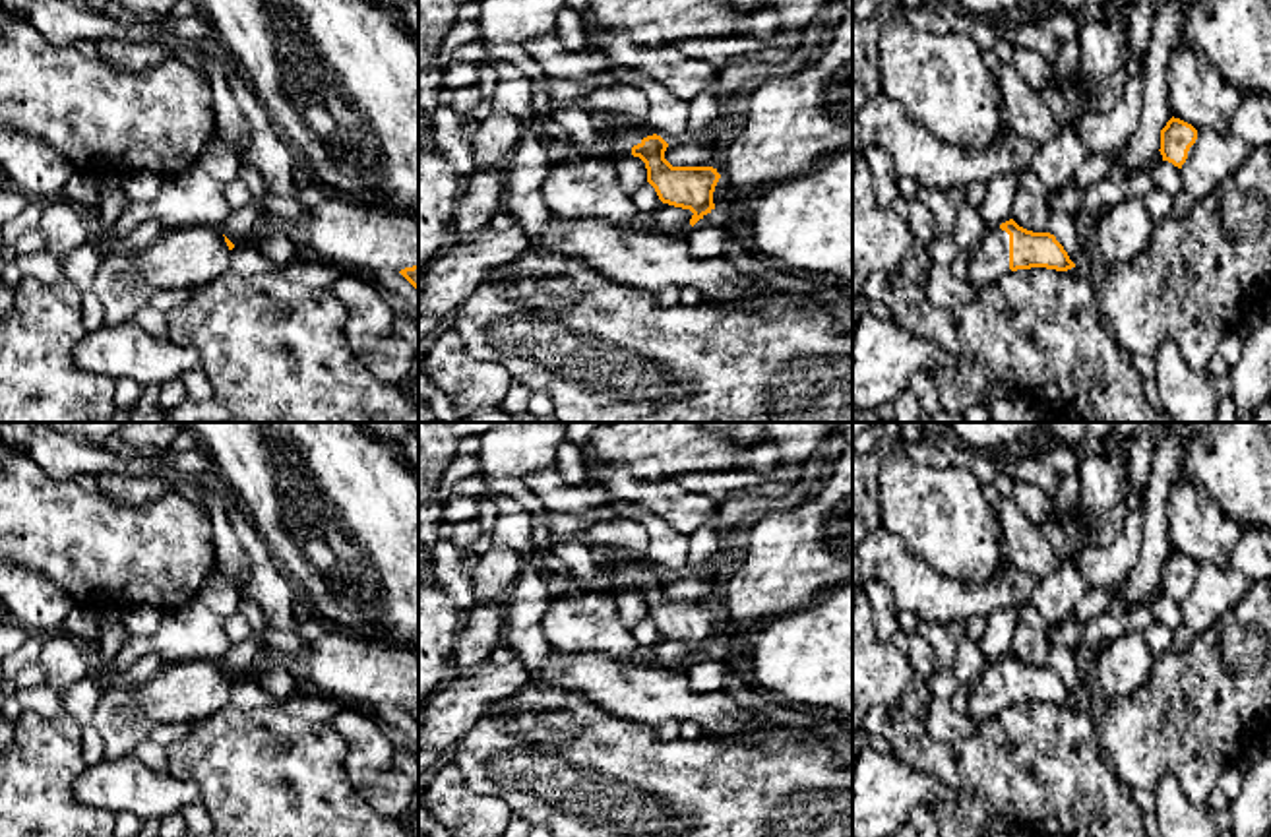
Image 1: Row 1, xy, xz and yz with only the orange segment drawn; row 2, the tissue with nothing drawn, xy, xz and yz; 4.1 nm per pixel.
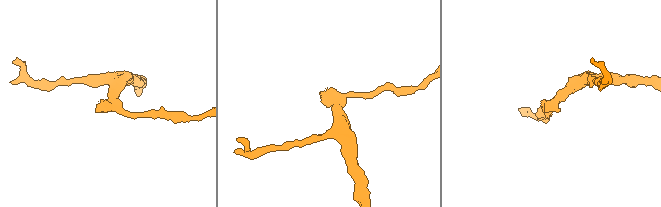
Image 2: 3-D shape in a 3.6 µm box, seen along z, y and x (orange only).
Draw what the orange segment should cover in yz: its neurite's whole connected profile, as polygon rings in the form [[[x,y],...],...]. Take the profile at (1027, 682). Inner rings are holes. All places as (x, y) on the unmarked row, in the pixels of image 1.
[[[1009,653],[988,663],[982,676],[969,688],[969,717],[980,723],[1009,705],[1031,701],[1068,705],[1075,698],[1054,668],[1027,665]]]

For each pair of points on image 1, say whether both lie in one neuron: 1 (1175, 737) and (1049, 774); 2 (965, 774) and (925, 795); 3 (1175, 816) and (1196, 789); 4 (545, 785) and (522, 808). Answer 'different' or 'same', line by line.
1: different
2: different
3: different
4: same

